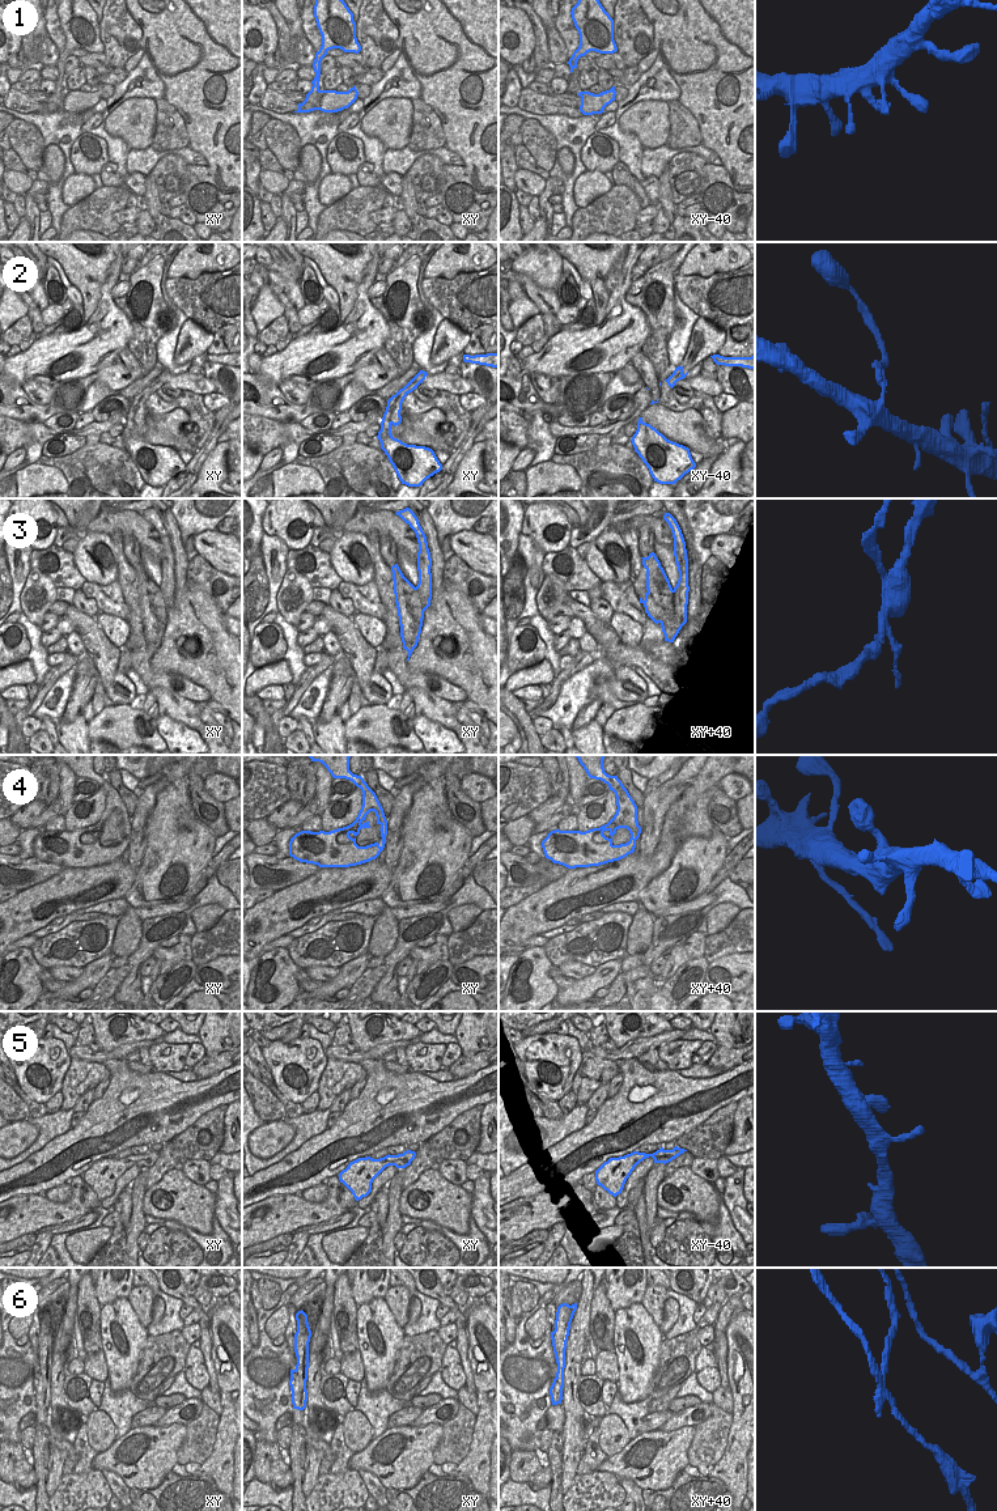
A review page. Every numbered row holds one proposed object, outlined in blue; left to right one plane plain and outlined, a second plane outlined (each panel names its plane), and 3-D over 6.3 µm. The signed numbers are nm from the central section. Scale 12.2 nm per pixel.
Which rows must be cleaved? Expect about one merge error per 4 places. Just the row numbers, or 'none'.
2, 3, 6

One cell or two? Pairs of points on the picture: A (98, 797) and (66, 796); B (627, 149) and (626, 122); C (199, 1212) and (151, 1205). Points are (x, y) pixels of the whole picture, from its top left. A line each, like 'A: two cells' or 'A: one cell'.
A: two cells
B: two cells
C: one cell

